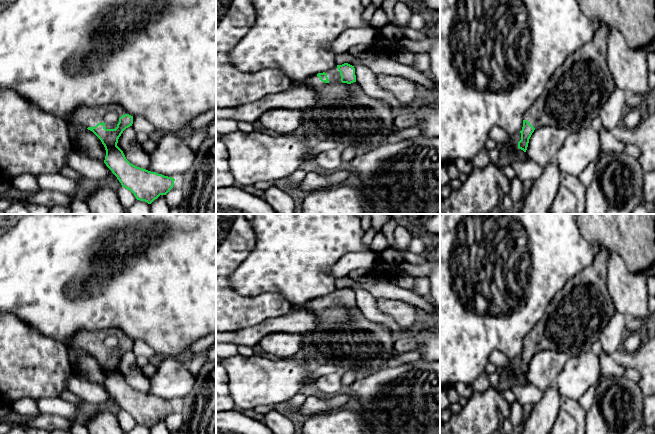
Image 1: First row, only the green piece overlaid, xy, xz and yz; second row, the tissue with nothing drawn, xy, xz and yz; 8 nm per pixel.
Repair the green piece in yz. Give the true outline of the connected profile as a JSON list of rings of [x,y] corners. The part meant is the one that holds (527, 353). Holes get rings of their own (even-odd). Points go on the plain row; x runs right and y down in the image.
[[[577,214],[576,220],[580,233],[597,242],[602,249],[595,255],[591,264],[565,283],[547,306],[544,316],[525,336],[523,351],[520,355],[521,364],[518,366],[518,372],[524,376],[536,352],[554,350],[569,356],[576,355],[590,351],[592,345],[599,340],[603,328],[616,311],[607,290],[607,256],[609,254],[621,256],[630,273],[643,272],[655,263],[655,214]]]

